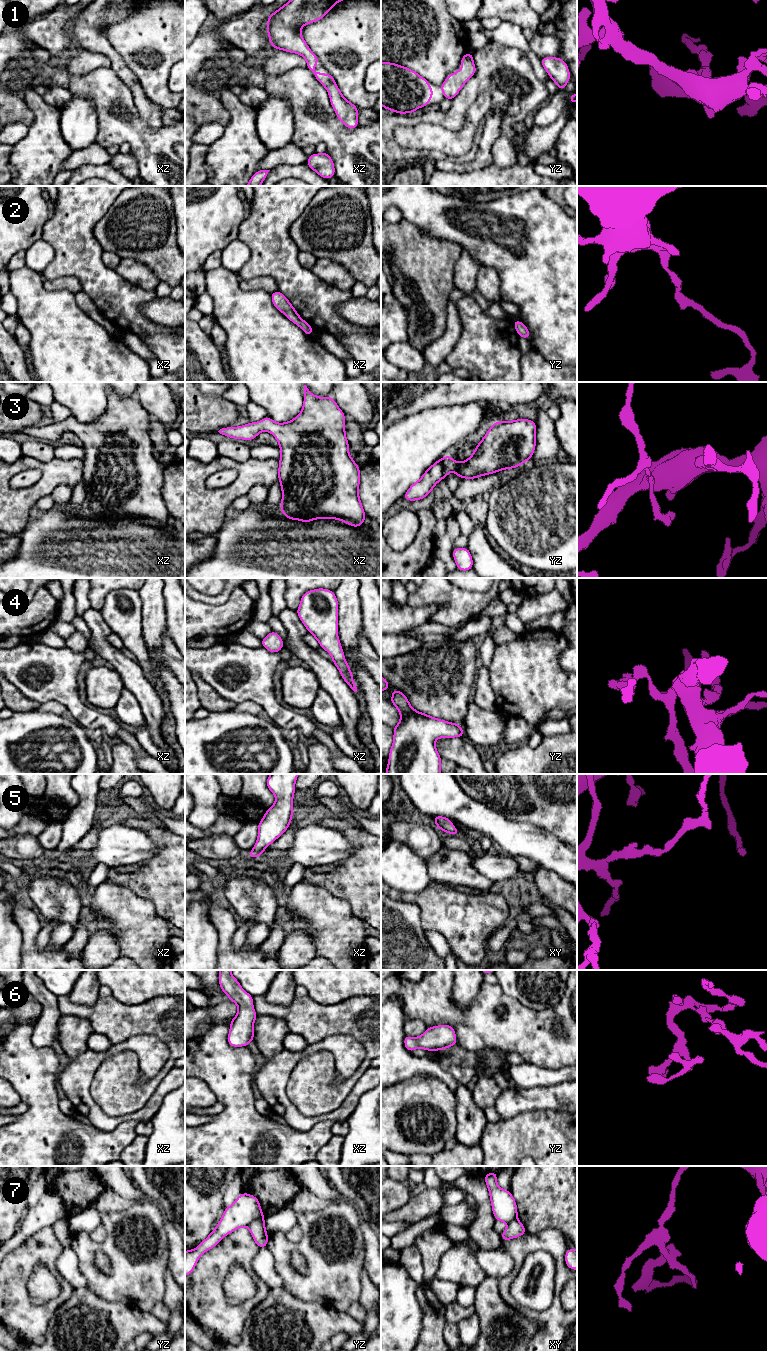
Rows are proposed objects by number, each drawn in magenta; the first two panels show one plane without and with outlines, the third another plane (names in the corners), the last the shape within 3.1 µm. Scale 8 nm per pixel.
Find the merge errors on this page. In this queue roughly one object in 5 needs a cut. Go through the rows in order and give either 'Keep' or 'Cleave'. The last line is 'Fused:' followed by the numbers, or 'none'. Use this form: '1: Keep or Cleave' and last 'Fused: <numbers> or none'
1: Keep
2: Keep
3: Keep
4: Keep
5: Keep
6: Keep
7: Cleave
Fused: 7

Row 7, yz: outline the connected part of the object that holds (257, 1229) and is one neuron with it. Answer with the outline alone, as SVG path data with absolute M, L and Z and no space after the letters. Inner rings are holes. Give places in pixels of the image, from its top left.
M252 1221L247 1227L257 1246L259 1248L266 1248L268 1243L268 1233L266 1232L264 1221Z

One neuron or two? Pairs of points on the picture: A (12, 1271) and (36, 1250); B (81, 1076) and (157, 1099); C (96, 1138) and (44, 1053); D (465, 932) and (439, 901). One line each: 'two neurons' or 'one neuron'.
A: one neuron
B: one neuron
C: one neuron
D: one neuron

